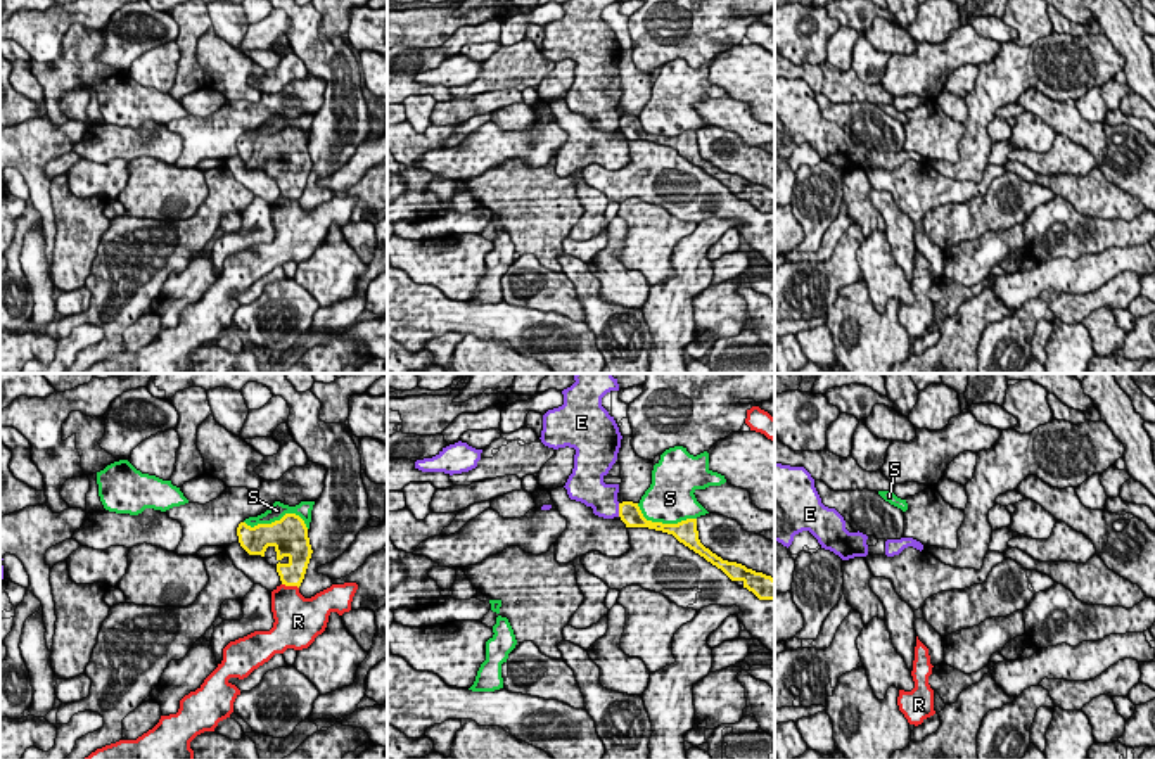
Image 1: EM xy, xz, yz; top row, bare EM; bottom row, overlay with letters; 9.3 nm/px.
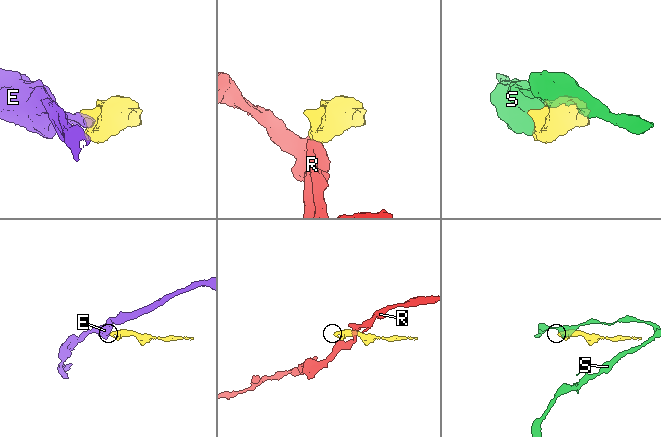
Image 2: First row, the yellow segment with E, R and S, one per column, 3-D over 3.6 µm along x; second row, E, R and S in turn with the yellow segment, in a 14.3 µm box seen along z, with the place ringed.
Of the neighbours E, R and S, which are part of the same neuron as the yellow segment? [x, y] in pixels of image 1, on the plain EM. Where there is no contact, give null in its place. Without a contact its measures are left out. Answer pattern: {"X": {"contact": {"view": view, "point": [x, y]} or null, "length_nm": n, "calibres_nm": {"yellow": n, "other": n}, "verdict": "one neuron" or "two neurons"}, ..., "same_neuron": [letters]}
{"E": {"contact": {"view": "xz", "point": [619, 123]}, "length_nm": 130, "calibres_nm": {"yellow": 200, "other": 280}, "verdict": "two neurons"}, "R": {"contact": {"view": "xy", "point": [291, 197]}, "length_nm": 170, "calibres_nm": {"yellow": 220, "other": 360}, "verdict": "two neurons"}, "S": {"contact": {"view": "xy", "point": [277, 133]}, "length_nm": 600, "calibres_nm": {"yellow": 340, "other": 140}, "verdict": "two neurons"}, "same_neuron": []}

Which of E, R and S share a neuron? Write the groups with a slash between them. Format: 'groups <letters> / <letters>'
groups E / R / S

